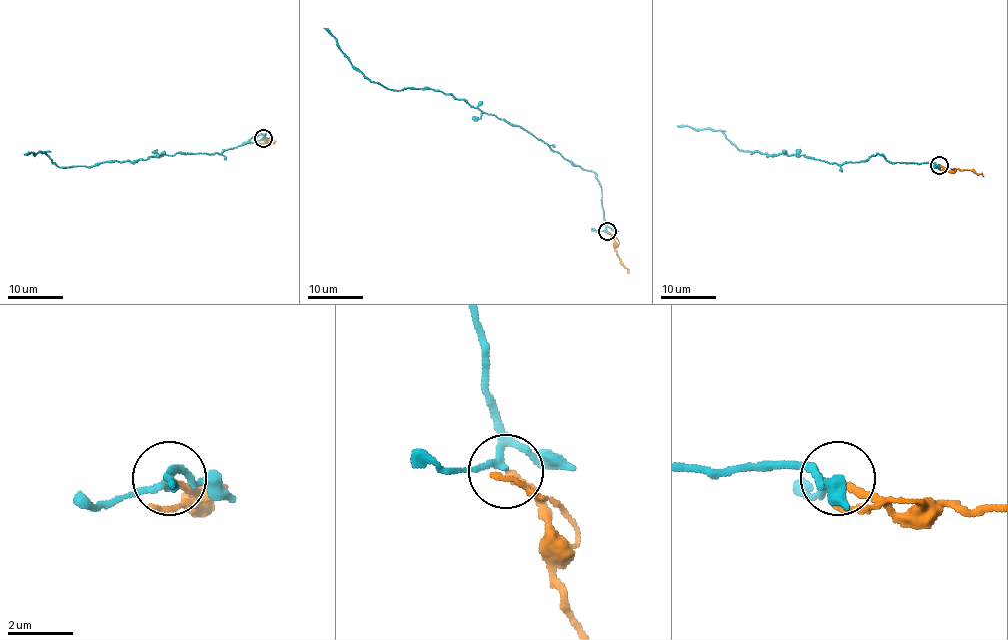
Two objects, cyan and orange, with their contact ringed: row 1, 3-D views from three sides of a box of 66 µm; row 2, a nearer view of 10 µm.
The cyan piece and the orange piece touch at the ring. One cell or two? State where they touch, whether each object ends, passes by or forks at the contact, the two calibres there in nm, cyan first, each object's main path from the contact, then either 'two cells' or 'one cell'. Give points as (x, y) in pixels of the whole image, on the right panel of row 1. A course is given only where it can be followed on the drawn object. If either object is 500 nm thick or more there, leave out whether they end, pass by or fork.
(939, 165) | cyan forks | orange ends | 150/200 nm | cyan via (938, 164), (889, 162), (877, 154), (841, 164), (804, 155), (768, 156), (737, 147), (719, 131), (677, 126) | orange via (939, 164), (948, 170), (974, 170), (984, 176) | one cell

